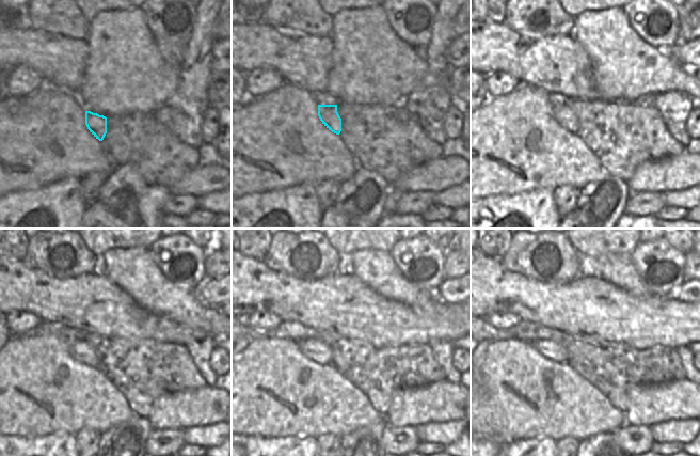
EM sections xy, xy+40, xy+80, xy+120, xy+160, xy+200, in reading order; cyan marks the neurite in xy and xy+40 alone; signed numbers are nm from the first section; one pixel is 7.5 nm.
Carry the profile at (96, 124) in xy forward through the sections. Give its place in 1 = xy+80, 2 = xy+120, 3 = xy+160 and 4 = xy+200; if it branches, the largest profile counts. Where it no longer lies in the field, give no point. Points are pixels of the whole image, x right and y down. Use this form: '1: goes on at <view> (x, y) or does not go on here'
1: goes on at xy+80 (563, 113)
2: goes on at xy+120 (81, 351)
3: goes on at xy+160 (318, 351)
4: goes on at xy+200 (549, 348)

